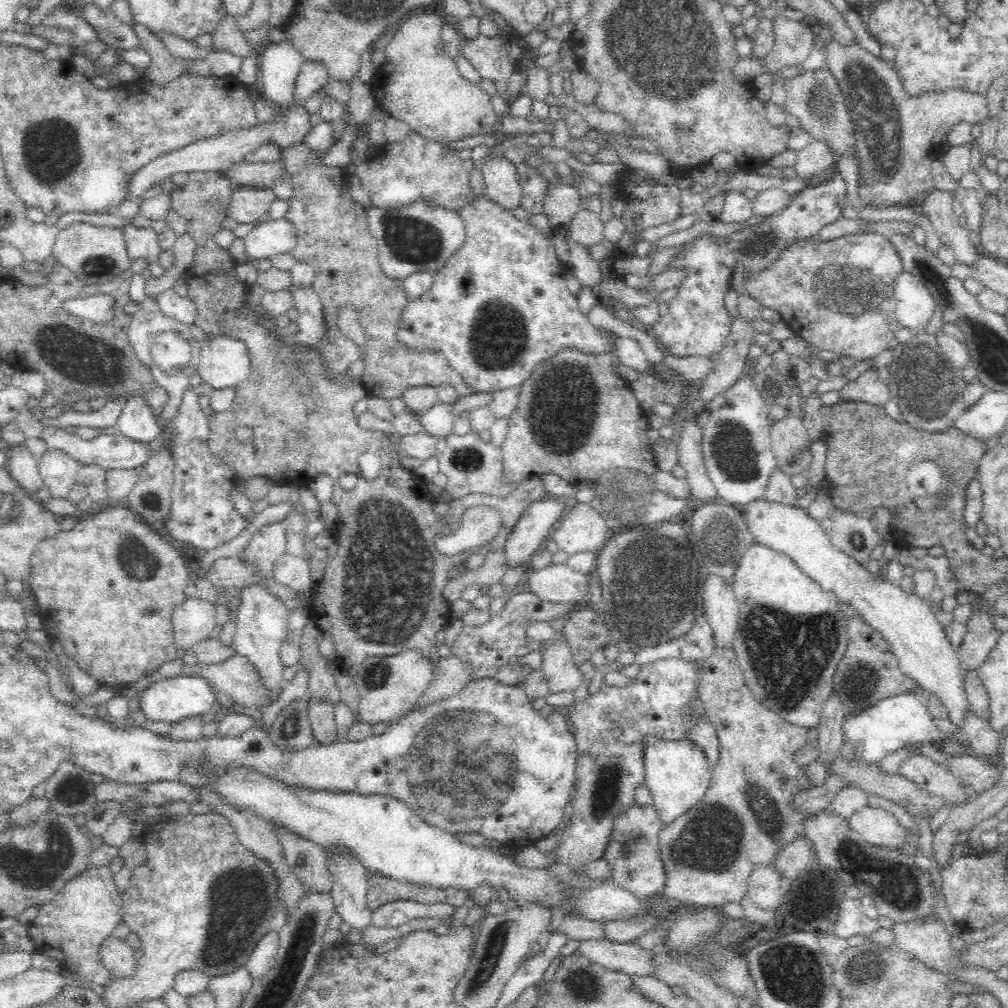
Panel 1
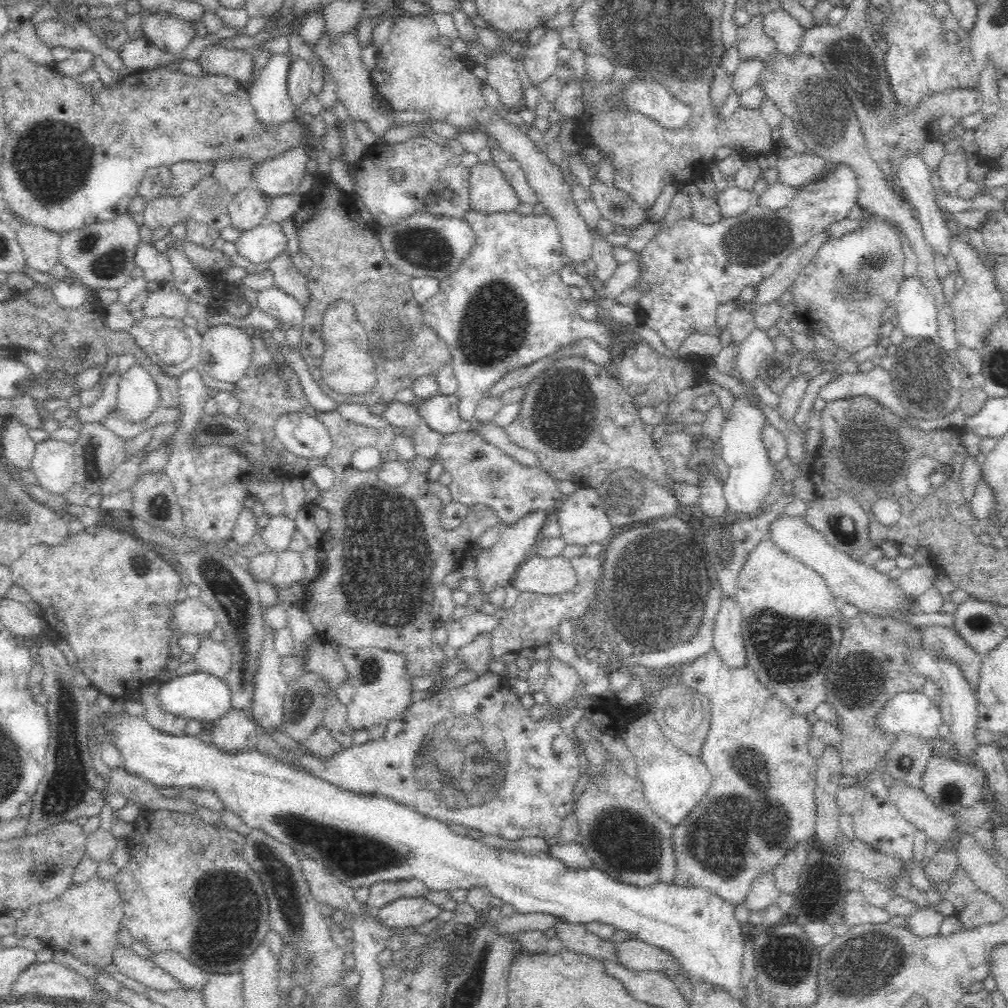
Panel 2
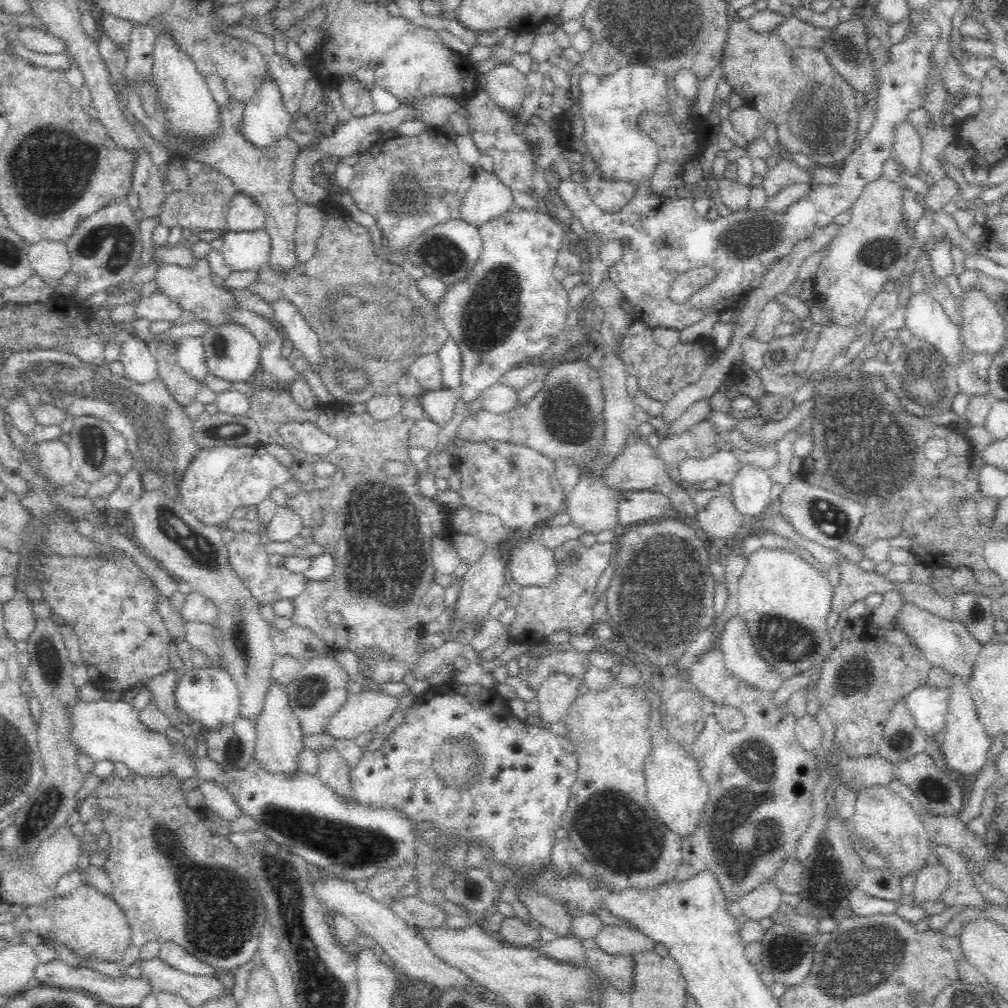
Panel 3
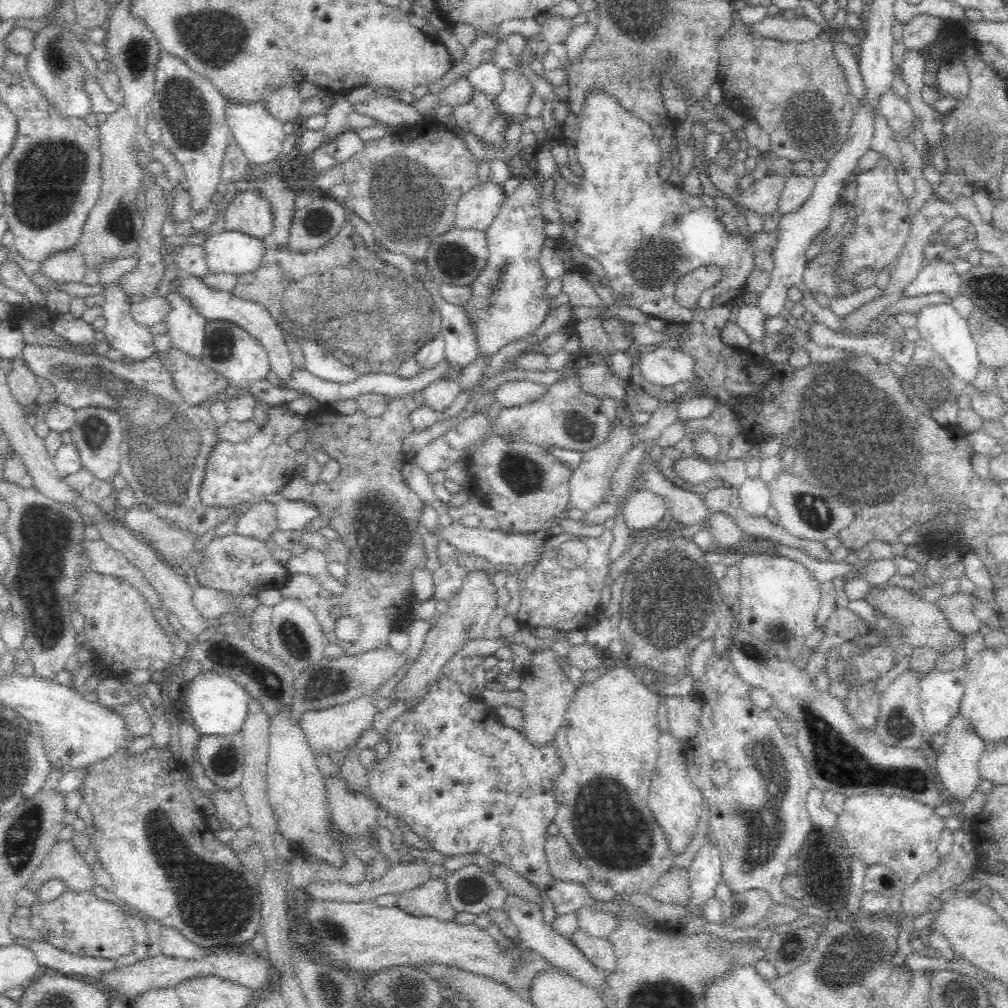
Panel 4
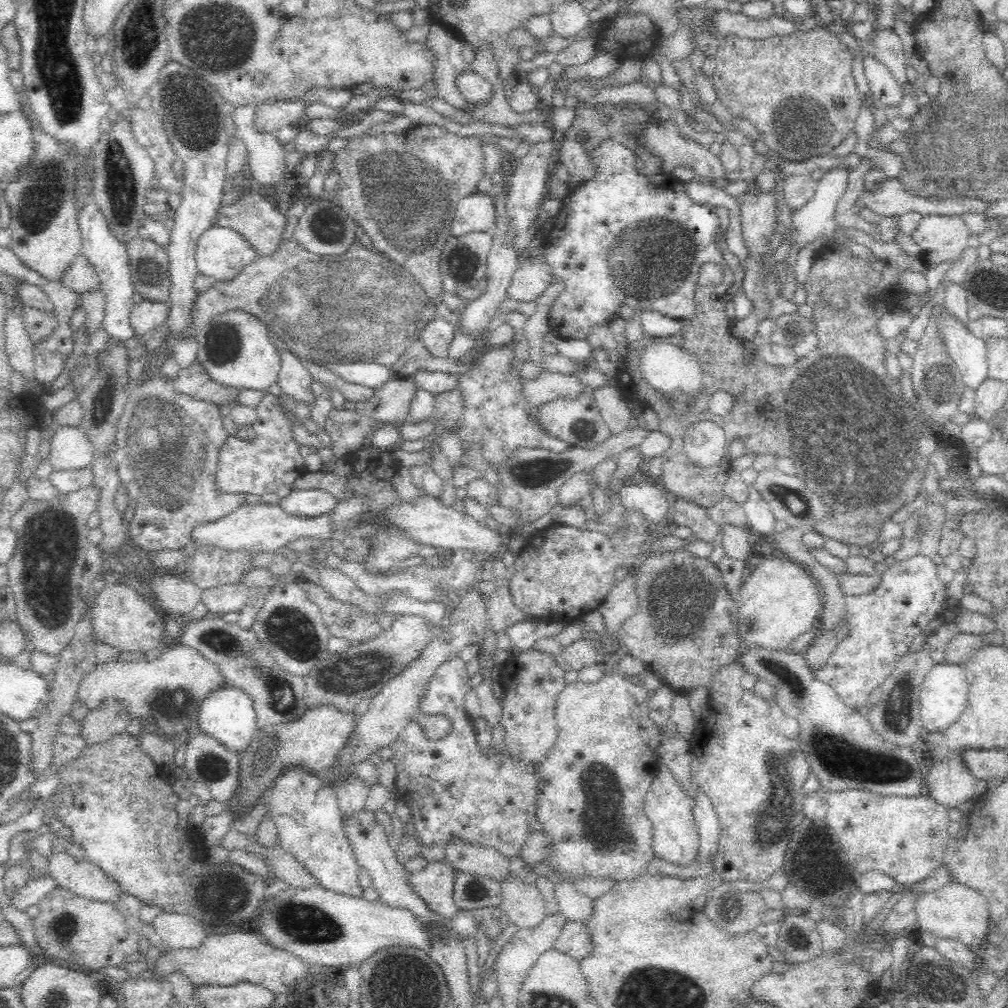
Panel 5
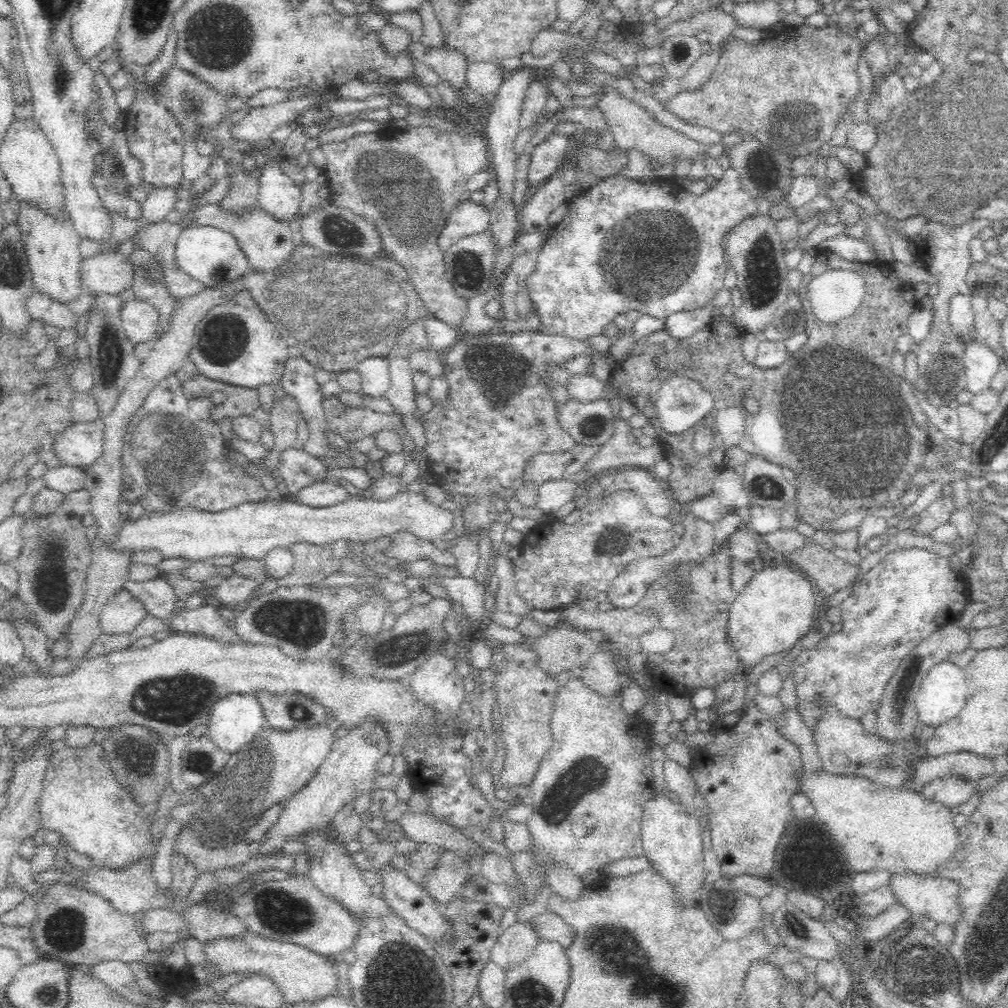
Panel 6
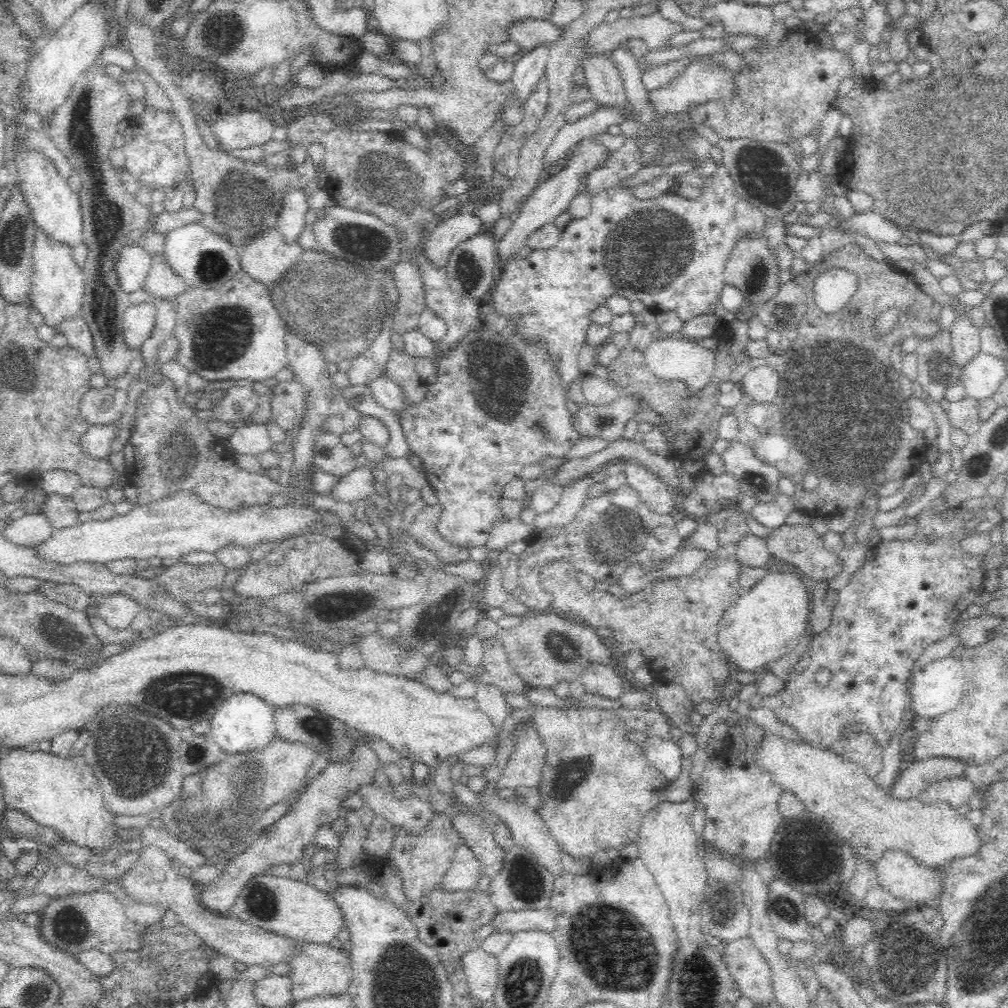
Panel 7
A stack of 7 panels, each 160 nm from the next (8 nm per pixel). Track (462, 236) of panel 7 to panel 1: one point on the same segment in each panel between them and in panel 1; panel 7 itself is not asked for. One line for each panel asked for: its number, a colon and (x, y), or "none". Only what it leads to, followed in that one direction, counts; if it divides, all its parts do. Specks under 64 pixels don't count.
1: (502, 187)
2: (490, 193)
3: (488, 198)
4: (477, 209)
5: (475, 212)
6: (468, 218)

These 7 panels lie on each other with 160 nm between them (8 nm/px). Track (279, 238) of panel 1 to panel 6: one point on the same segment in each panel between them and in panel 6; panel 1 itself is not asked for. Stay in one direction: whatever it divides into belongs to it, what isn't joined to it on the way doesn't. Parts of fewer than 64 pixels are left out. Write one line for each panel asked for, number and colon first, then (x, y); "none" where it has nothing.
2: (259, 245)
3: (240, 251)
4: (231, 252)
5: (220, 253)
6: (211, 255)

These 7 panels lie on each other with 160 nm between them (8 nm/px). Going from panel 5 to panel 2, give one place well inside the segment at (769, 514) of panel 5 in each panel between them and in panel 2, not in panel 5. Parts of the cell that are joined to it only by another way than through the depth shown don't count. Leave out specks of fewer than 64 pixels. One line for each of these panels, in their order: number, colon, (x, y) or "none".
2: (748, 478)
3: (752, 488)
4: (754, 495)

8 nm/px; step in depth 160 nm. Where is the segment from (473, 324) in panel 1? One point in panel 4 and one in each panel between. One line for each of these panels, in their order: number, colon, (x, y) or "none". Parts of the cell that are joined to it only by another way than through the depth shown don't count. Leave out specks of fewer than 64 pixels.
2: (506, 306)
3: (510, 309)
4: (509, 303)

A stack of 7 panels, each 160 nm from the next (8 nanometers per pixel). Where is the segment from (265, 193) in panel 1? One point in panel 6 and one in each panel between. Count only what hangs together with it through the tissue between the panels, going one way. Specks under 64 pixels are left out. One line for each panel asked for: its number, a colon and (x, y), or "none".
2: (247, 209)
3: (244, 214)
4: (249, 212)
5: (254, 216)
6: (266, 243)

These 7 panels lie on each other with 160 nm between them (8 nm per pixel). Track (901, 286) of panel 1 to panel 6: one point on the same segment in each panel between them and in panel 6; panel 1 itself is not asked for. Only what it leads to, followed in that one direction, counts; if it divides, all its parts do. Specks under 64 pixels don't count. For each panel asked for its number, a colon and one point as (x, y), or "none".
2: (916, 310)
3: (924, 317)
4: (948, 332)
5: (969, 352)
6: (981, 363)

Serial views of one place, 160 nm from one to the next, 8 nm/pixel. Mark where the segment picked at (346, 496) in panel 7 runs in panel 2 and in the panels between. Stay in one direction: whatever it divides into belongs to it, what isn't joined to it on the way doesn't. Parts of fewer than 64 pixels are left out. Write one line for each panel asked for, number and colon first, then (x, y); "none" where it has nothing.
2: (279, 533)
3: (287, 525)
4: (292, 515)
5: (303, 502)
6: (326, 494)

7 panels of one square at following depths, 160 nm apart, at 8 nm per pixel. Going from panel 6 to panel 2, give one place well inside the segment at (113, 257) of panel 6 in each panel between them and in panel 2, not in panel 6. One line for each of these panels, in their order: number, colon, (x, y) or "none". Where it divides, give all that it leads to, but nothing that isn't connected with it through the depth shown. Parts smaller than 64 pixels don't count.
2: (40, 246)
3: (50, 258)
4: (70, 266)
5: (81, 277)

